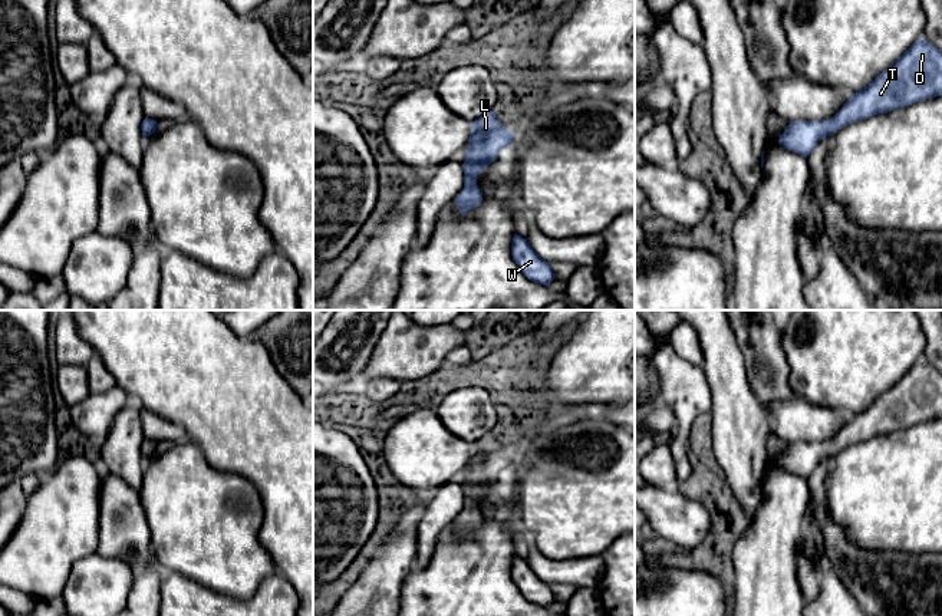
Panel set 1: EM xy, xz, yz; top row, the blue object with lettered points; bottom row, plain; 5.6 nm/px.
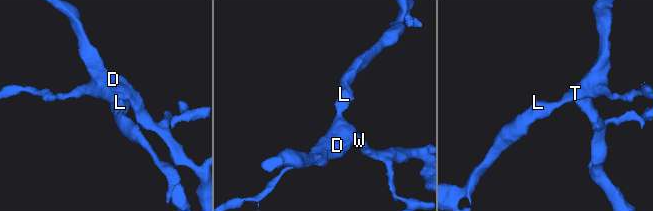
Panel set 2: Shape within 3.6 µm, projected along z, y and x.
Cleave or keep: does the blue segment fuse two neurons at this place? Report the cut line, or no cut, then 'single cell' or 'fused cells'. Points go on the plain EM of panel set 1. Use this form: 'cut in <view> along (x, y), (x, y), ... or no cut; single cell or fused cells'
no cut; single cell

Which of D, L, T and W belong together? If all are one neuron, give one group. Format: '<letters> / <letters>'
D L T W

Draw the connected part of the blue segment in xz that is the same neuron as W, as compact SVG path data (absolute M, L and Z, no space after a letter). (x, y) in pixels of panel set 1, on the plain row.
M514 556L511 564L511 577L521 594L531 603L549 607L556 599L550 584L543 582L518 556Z

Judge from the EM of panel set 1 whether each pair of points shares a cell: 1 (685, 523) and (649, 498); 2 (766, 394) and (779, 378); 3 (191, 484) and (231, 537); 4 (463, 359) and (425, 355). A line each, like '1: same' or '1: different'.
1: same
2: same
3: same
4: different

